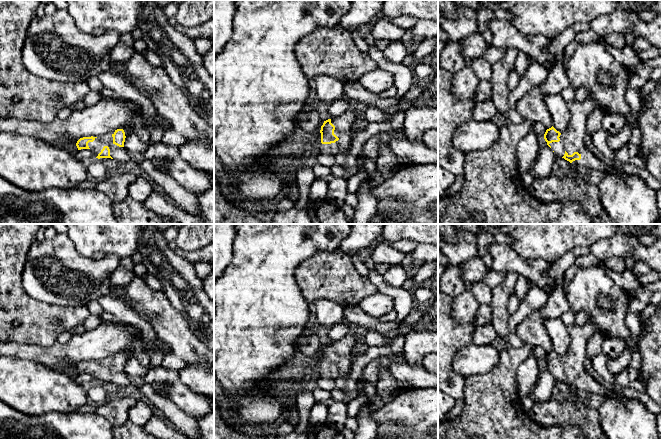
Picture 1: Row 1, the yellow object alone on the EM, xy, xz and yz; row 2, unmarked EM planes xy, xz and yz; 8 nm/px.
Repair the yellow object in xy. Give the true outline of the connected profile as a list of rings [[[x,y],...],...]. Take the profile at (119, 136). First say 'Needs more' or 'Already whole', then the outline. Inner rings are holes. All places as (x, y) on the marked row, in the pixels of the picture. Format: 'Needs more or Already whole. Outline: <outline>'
Needs more. Outline: [[[131,128],[117,129],[99,137],[80,138],[76,146],[78,150],[90,149],[96,158],[111,158],[125,164],[130,161],[129,153],[124,149],[125,138],[133,132]]]

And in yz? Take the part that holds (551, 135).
Needs more. Outline: [[[588,97],[583,102],[574,100],[568,103],[571,118],[567,129],[560,133],[552,126],[546,130],[544,139],[555,156],[564,158],[583,172],[598,170],[604,174],[611,173],[584,143],[588,114],[595,107],[596,102]]]

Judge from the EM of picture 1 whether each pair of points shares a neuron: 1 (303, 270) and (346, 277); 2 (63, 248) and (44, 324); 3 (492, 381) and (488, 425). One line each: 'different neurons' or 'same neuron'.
1: same neuron
2: different neurons
3: same neuron

